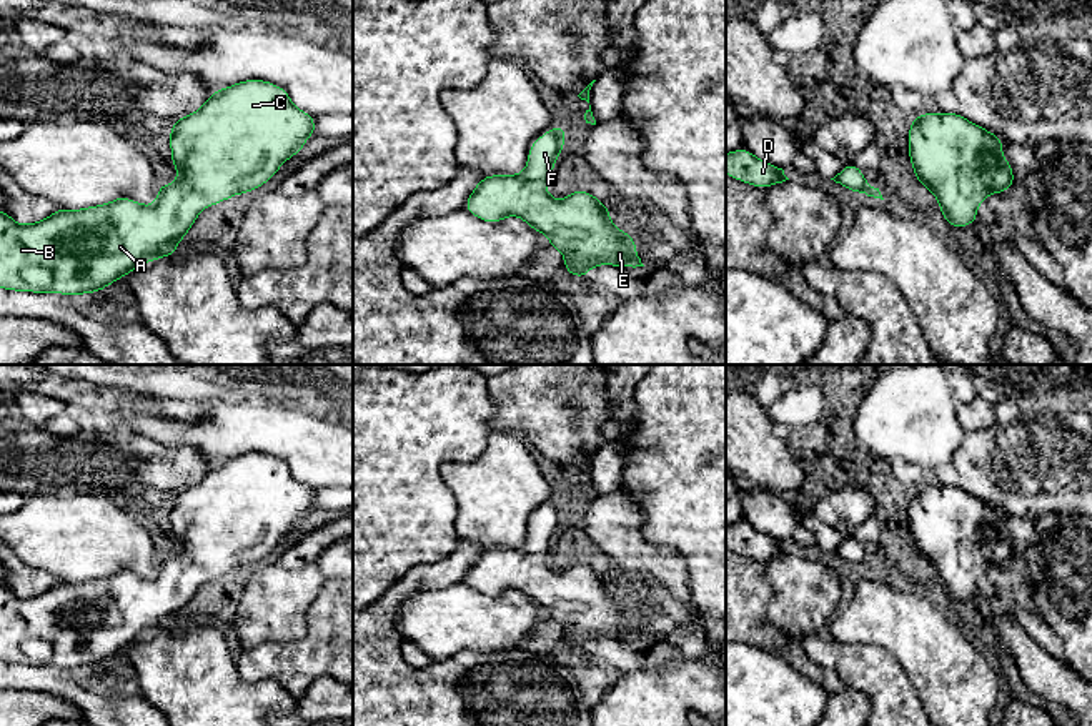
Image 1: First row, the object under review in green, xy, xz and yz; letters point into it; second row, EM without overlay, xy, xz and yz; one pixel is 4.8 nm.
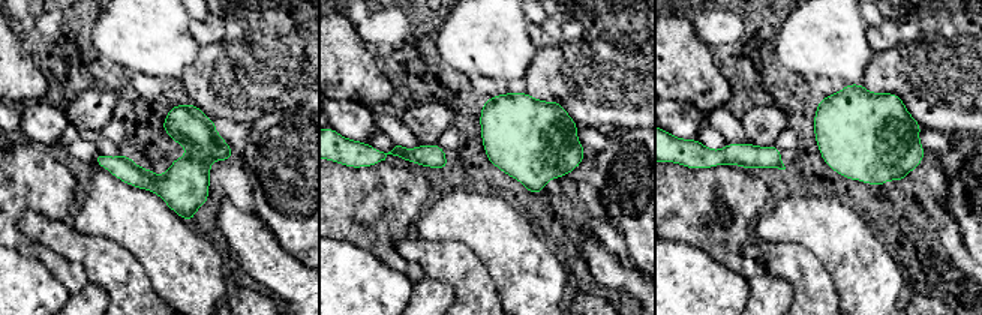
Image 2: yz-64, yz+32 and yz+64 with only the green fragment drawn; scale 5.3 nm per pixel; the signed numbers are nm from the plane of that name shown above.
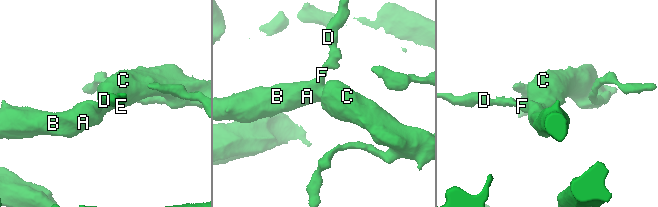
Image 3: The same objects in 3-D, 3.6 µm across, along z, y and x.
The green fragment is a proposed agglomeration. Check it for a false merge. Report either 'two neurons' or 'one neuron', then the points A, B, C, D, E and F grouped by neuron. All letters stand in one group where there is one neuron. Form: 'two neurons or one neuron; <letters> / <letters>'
one neuron; A B C D E F

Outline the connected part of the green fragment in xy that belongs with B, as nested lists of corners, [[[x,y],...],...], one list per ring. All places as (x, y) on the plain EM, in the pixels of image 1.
[[[251,451],[213,465],[200,483],[170,500],[171,538],[178,551],[158,558],[153,578],[118,569],[80,583],[58,581],[30,598],[20,598],[0,583],[0,661],[68,669],[95,666],[143,636],[173,629],[205,579],[270,554],[313,506],[315,490],[295,480],[288,465],[275,456]]]

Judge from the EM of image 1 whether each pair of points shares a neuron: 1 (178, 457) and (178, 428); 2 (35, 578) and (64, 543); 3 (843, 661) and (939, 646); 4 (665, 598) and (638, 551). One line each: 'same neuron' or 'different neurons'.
1: different neurons
2: different neurons
3: different neurons
4: different neurons

